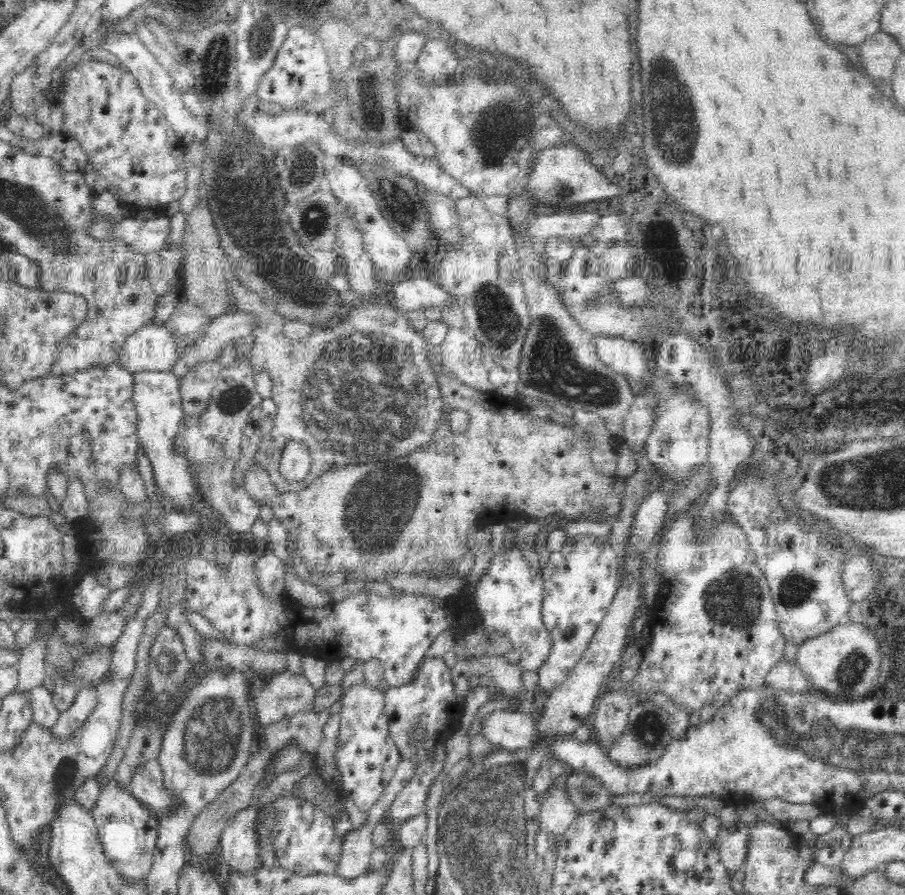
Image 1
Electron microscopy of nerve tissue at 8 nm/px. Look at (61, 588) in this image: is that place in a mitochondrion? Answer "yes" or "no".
no

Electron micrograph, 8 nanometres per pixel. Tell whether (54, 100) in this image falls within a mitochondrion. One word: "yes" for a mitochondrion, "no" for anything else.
no

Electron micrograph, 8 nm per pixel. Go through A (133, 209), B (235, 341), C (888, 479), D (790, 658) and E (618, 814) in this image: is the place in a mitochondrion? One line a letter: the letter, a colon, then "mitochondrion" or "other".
A: other
B: other
C: mitochondrion
D: other
E: other

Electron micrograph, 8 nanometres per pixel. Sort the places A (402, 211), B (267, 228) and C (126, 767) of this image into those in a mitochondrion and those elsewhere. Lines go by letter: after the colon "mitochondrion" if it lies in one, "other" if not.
A: mitochondrion
B: mitochondrion
C: other

